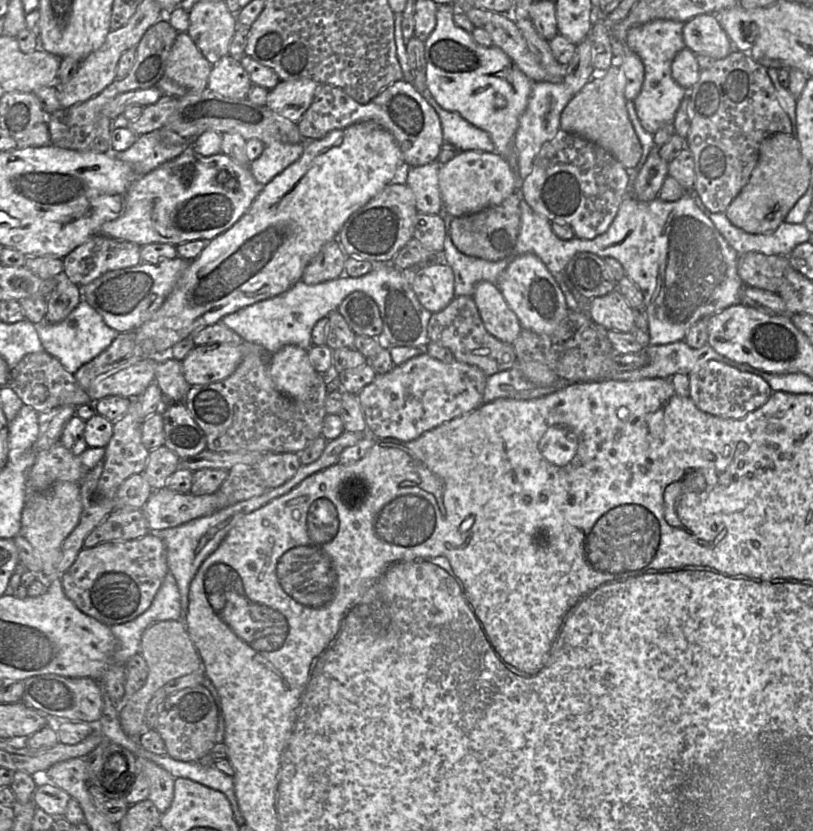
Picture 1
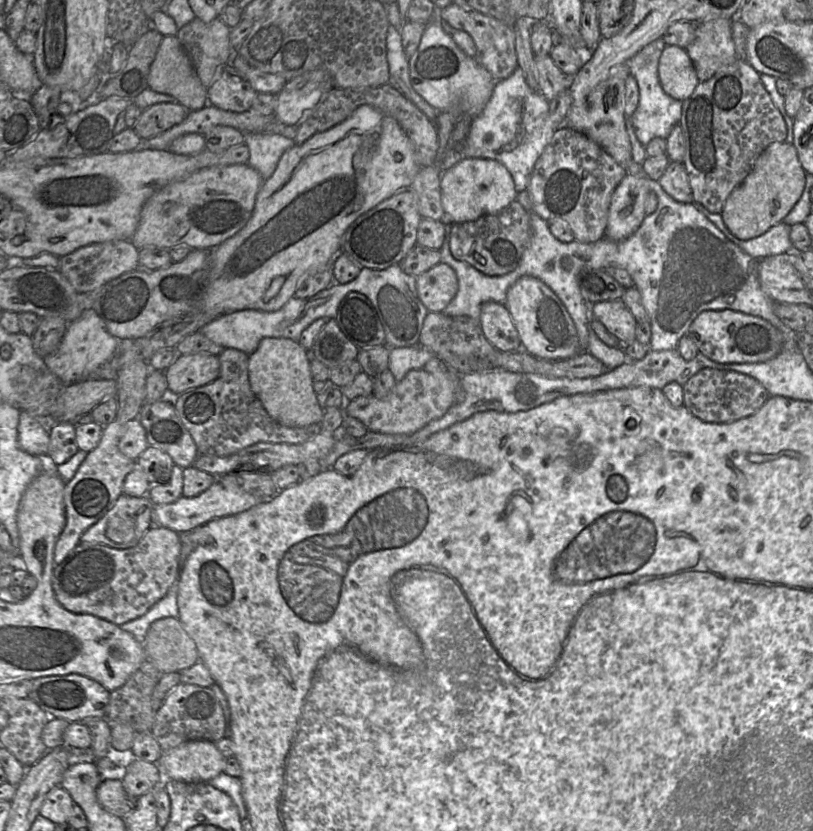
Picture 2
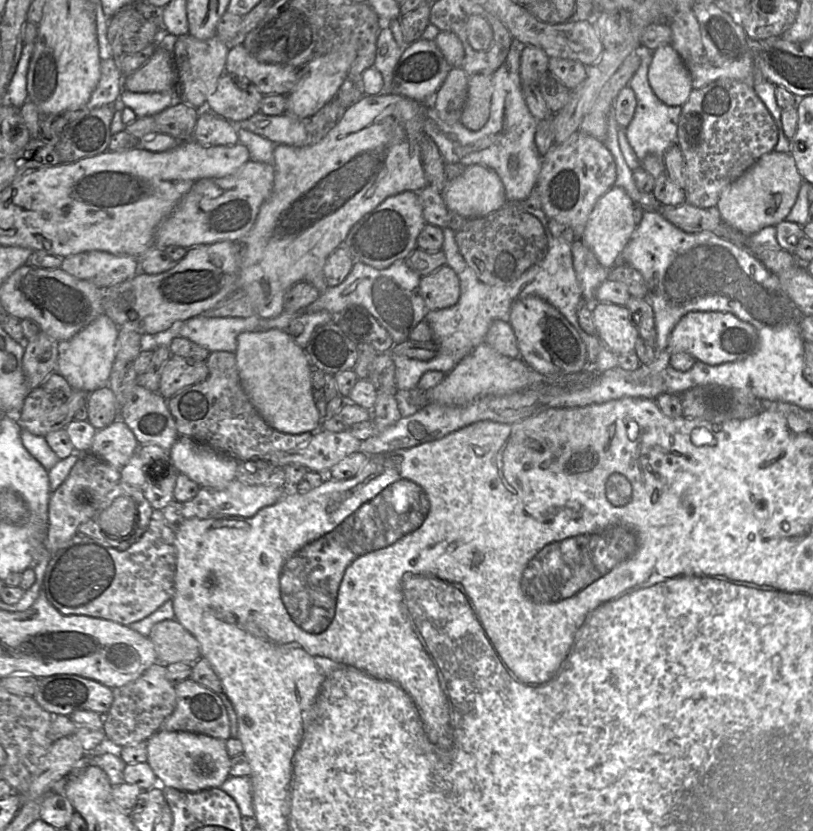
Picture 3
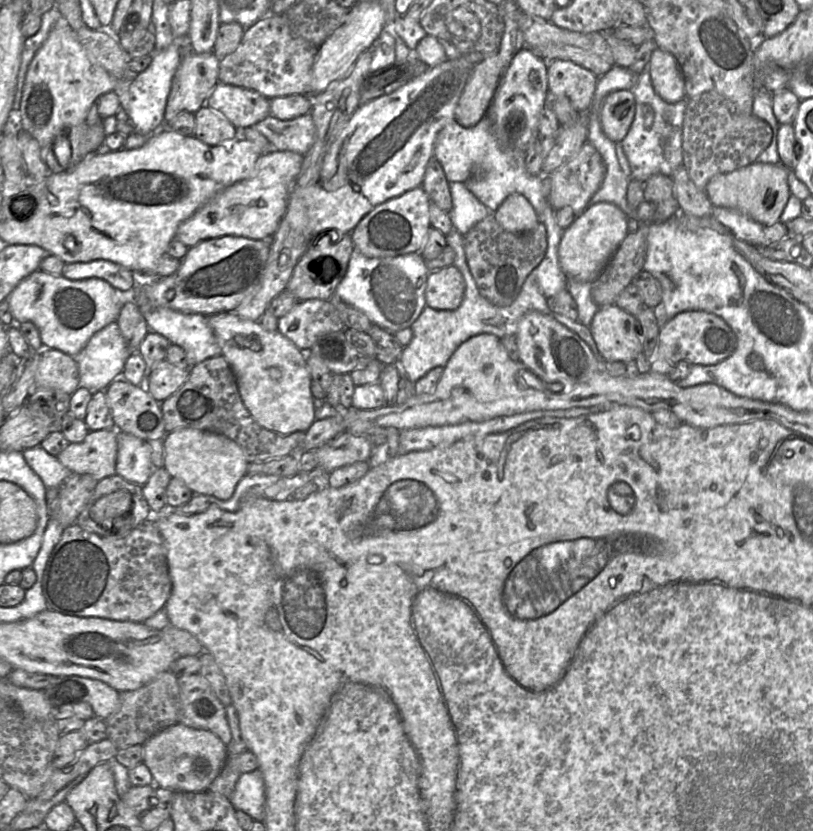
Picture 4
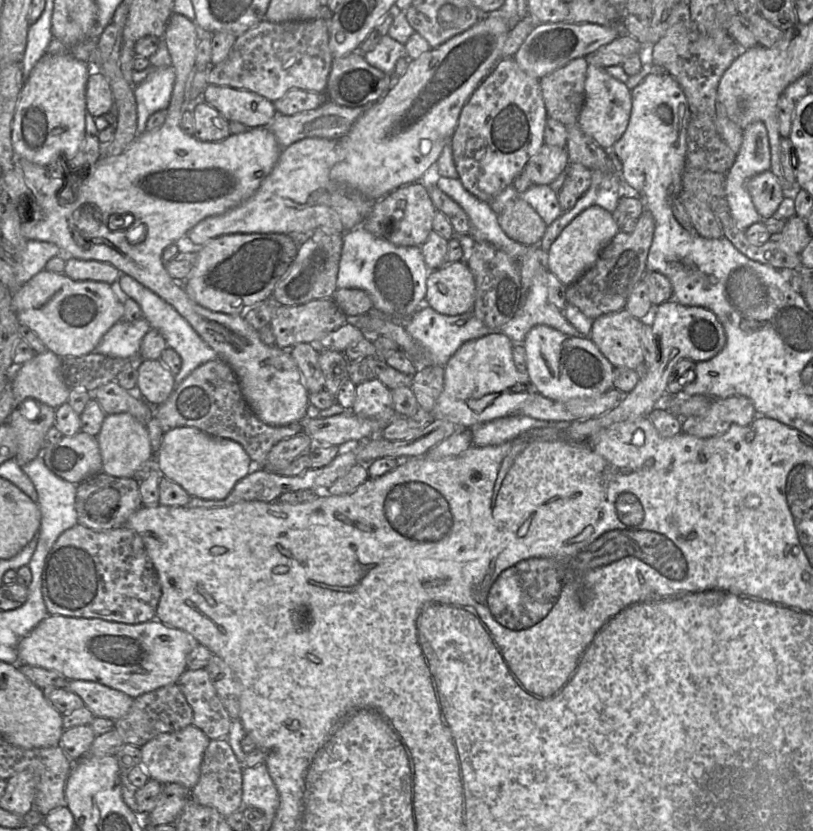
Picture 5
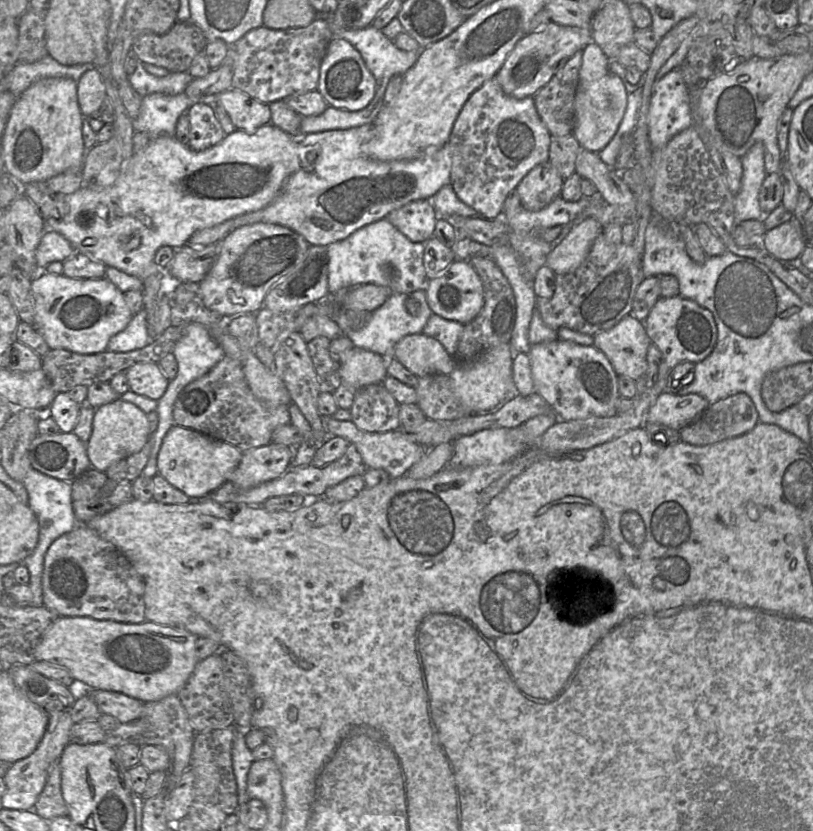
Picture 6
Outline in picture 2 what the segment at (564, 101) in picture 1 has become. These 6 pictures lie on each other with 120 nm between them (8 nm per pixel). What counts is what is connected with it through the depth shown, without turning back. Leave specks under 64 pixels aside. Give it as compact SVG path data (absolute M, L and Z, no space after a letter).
M519 66L505 79L497 80L483 112L473 118L459 150L464 157L487 158L502 163L510 172L515 190L527 190L534 164L555 133L549 117L550 102L541 92L533 91Z

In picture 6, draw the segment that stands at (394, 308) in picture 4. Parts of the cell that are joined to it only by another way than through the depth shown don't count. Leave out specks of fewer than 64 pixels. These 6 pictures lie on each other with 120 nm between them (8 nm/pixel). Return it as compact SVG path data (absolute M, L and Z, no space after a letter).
M387 218L367 224L347 238L327 245L329 256L328 289L330 296L338 291L347 291L353 287L373 283L388 287L392 293L412 293L425 289L428 281L423 264L424 242L413 242L401 233Z

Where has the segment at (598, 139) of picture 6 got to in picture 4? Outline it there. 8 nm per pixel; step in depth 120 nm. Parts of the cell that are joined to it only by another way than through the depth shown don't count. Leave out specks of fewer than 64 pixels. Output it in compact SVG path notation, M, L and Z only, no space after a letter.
M618 90L608 94L600 114L605 136L613 143L620 143L628 133L634 115L635 99L631 90Z

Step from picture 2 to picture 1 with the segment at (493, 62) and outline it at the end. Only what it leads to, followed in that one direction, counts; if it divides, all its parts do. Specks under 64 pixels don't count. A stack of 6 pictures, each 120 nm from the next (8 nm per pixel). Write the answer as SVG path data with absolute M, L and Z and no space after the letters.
M470 9L464 14L475 28L487 31L492 39L492 46L502 49L533 82L563 82L565 66L559 64L544 69L530 52L516 23L510 18L510 14L504 15L481 9Z

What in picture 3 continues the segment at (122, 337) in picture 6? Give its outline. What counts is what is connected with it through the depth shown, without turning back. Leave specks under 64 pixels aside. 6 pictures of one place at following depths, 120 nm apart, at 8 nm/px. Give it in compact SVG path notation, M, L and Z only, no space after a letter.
M99 315L71 339L60 343L56 372L75 390L91 393L102 386L107 386L116 357L117 341L116 324L107 315Z

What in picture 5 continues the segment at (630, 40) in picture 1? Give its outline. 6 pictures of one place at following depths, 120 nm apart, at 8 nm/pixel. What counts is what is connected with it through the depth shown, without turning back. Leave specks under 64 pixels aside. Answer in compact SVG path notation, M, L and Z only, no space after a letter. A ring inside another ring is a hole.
M654 69L631 91L631 113L627 128L610 150L622 163L621 179L624 186L641 198L646 210L653 212L656 221L661 220L661 224L666 217L673 216L669 206L682 192L690 115L686 96L678 82L670 74ZM663 104L673 112L671 124L665 124L657 114L657 108Z

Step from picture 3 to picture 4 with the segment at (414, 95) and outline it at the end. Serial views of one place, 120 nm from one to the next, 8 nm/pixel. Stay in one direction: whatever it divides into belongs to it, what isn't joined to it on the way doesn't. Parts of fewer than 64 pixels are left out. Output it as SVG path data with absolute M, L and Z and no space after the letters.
M410 51L405 62L395 62L375 72L368 72L360 86L360 104L393 93L428 68L416 51Z

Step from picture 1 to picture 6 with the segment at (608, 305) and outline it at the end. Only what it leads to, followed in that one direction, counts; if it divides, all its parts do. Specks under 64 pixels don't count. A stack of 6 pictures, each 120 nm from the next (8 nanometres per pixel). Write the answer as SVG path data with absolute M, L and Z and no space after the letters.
M628 314L615 326L595 334L593 338L593 345L605 354L617 375L636 381L646 373L647 351L652 342L644 321Z

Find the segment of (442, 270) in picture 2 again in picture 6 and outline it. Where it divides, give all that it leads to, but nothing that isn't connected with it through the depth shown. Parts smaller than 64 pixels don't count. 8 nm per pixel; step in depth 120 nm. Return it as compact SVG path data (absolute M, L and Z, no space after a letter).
M455 259L440 275L428 279L426 283L426 299L434 314L466 325L480 313L483 307L483 285L469 261Z

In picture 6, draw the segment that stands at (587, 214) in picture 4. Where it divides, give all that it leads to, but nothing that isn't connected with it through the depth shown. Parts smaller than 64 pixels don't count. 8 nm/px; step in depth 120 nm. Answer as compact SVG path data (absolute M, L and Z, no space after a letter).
M595 217L585 218L555 244L546 259L556 275L575 271L587 257L594 240L602 234L603 226Z

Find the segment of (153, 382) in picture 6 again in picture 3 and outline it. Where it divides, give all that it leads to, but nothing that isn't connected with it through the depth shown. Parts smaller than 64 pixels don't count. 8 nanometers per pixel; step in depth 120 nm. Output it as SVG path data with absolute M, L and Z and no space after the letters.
M170 356L163 366L157 393L168 400L182 389L204 381L208 374L204 360Z

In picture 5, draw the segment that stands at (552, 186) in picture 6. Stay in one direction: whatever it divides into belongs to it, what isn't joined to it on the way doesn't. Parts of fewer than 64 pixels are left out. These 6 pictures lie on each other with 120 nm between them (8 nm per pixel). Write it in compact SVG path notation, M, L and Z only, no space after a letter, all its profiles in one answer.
M544 144L525 166L525 172L533 185L550 185L570 165L565 148Z

